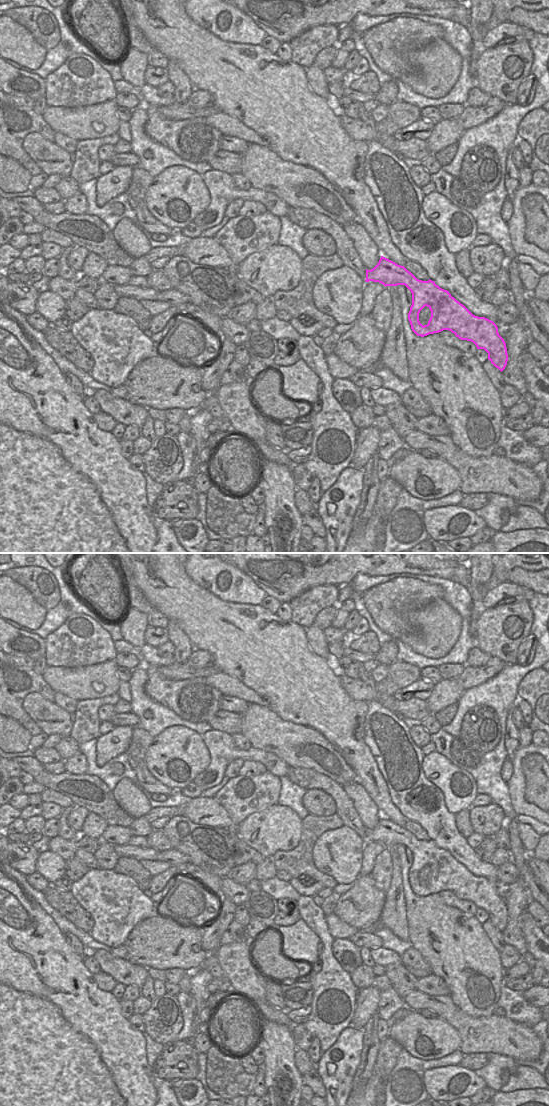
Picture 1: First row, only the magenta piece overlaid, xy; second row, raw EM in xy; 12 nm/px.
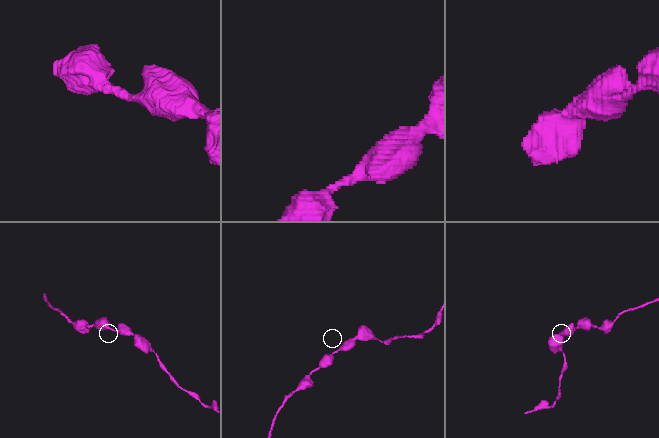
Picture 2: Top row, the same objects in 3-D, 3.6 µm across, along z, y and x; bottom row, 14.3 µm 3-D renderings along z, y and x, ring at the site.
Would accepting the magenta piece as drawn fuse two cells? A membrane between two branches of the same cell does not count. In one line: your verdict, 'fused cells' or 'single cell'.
single cell

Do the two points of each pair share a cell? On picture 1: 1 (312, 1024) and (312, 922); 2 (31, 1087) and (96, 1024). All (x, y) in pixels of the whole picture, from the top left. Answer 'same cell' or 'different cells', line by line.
1: same cell
2: same cell

